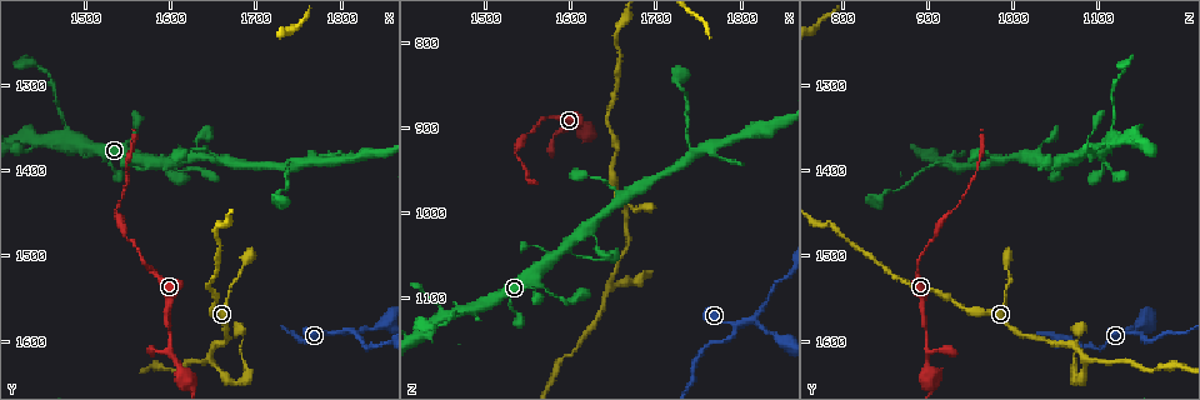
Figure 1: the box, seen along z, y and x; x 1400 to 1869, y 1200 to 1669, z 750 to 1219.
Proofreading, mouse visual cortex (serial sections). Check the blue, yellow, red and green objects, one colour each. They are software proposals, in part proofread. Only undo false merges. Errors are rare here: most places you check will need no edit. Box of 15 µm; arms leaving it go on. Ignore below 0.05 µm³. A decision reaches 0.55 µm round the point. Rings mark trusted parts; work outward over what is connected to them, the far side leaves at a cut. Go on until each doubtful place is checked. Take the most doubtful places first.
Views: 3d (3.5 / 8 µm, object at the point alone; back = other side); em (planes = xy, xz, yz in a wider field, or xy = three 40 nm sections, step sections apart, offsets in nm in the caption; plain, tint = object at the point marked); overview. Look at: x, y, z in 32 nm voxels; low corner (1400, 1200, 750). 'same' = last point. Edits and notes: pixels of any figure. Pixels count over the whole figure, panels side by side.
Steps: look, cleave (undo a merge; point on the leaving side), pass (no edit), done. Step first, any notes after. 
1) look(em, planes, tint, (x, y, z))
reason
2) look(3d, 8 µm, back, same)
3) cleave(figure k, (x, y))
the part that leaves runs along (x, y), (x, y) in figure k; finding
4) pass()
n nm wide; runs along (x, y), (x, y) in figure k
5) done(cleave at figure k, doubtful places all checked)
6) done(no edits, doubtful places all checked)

look(3d, 8 µm, (1790, 1590, 1140))
three arms meet

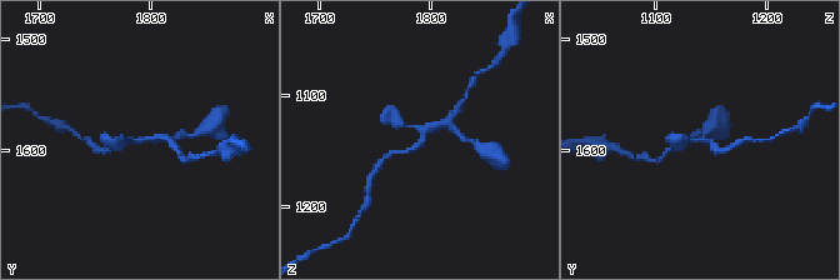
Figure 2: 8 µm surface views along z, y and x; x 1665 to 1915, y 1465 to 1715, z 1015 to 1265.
look(em, xy, step 1, tint, (1790, 1592, 1142))
3 arms; arms of 150, 150, 250 nm

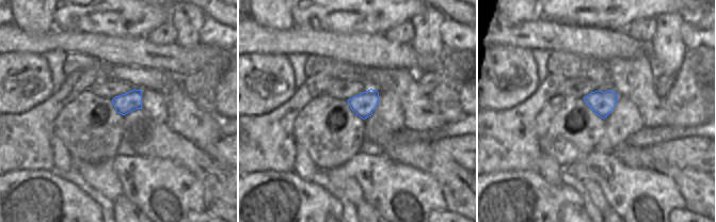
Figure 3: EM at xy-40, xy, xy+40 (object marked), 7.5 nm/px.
pass()
180 nm wide; runs along (684, 143), (708, 140), (715, 149) in figure 2; all the same cell

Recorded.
look(3d, 3.5 µm, (1815, 1585, 1130))
arms part here

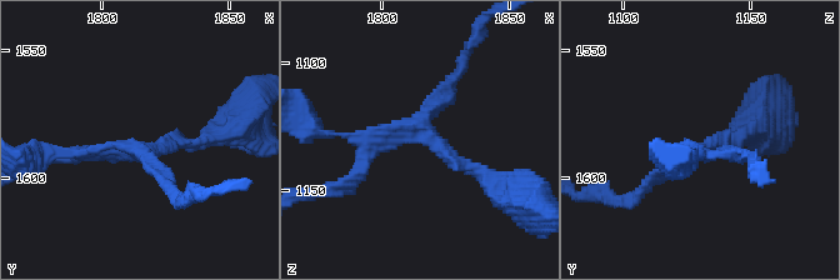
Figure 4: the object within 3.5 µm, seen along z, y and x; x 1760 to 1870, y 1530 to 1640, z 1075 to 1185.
look(em, planes, tint, (1812, 1589, 1126))
need the tissue

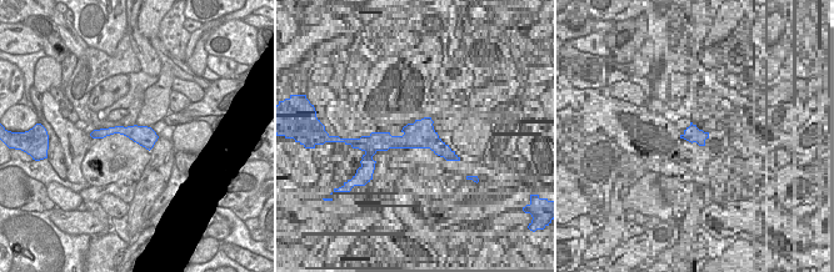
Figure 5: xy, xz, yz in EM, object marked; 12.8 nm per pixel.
pass()
260 nm wide; runs along (334, 135), (426, 135), (480, 173) in figure 4; one cell here

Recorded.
look(3d, 3.5 µm, (1600, 1615, 900))
abrupt turn

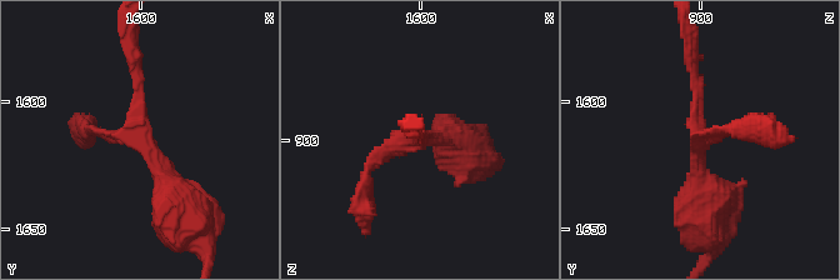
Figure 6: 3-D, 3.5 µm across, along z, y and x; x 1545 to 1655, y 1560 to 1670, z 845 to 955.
look(em, xy, step 3, tint, (1599, 1614, 900))
need the tissue

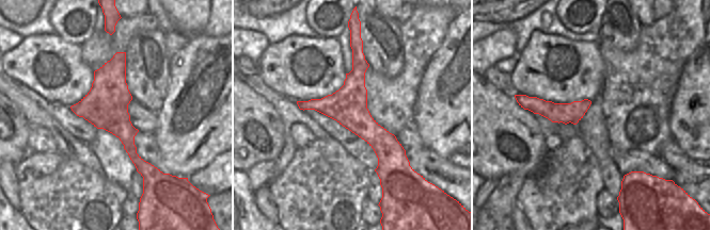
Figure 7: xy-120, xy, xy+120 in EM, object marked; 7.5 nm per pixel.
look(em, planes, tint, same)
cut it another way

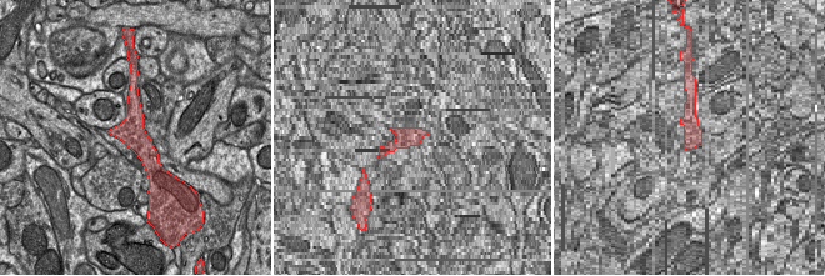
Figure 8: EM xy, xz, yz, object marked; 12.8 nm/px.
pass()
340 nm wide; runs along (133, 54), (136, 135), (183, 204) in figure 6; one cell here

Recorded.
done(no edits, doubtful places all checked)

